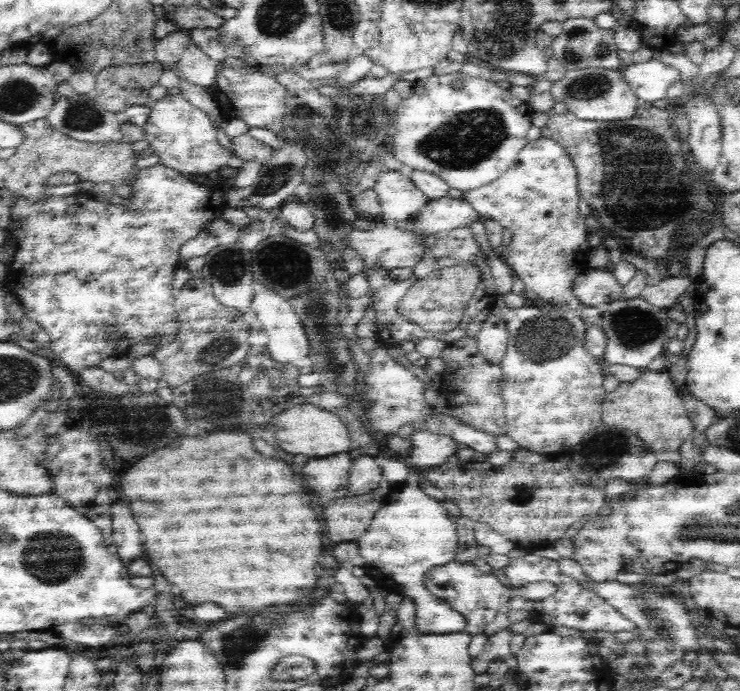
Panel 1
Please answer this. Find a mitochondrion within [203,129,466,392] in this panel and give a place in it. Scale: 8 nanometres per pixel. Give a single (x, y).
(290, 266)

